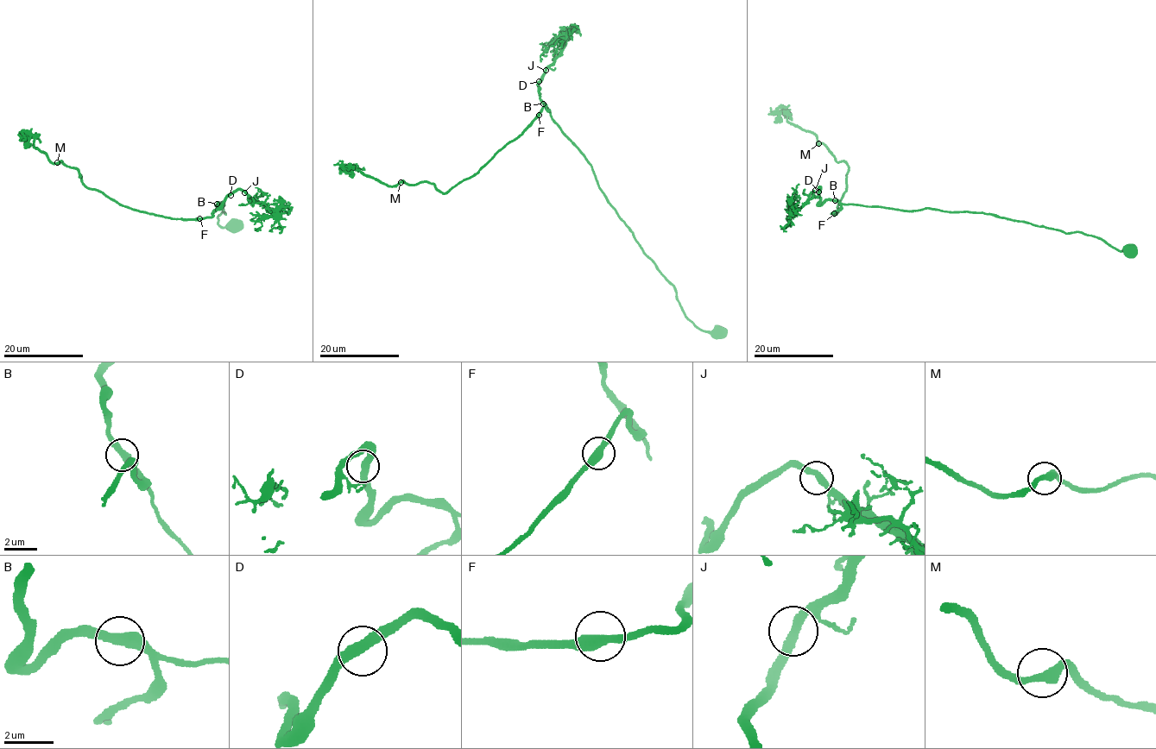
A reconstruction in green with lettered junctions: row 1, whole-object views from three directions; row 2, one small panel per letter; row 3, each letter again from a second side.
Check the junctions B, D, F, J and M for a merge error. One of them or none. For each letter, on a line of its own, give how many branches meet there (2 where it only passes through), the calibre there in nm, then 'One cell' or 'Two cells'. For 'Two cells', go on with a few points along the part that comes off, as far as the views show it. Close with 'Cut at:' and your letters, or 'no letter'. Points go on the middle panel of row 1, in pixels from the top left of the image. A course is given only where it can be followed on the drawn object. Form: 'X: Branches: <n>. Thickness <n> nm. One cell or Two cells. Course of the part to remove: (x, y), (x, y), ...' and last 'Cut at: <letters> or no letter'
B: Branches: 2. Thickness 420 nm. One cell
D: Branches: 2. Thickness 400 nm. One cell
F: Branches: 2. Thickness 400 nm. One cell
J: Branches: 2. Thickness 360 nm. One cell
M: Branches: 2. Thickness 360 nm. One cell
Cut at: no letter

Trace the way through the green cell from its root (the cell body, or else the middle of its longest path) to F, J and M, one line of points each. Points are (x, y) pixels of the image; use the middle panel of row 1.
F: (721, 334), (704, 331), (686, 317), (675, 287), (609, 202), (585, 156), (546, 105), (539, 115)
J: (721, 334), (704, 331), (686, 317), (675, 287), (609, 202), (585, 156), (553, 121), (537, 87), (546, 70)
M: (721, 334), (686, 317), (675, 287), (546, 105), (447, 191), (401, 182)

